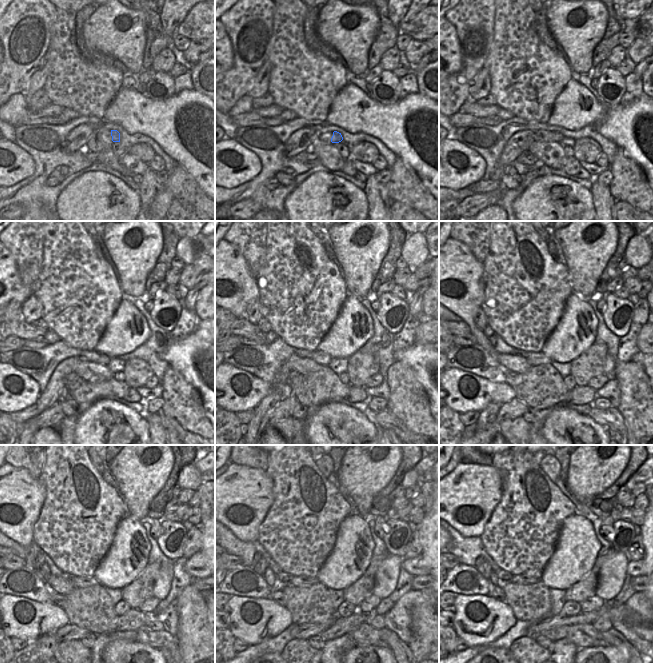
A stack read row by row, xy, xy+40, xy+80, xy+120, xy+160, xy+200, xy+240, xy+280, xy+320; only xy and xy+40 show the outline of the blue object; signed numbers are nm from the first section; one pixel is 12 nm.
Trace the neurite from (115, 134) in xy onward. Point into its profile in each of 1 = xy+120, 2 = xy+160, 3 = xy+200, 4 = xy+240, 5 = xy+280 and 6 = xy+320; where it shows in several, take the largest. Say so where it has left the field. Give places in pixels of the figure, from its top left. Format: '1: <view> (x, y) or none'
1: xy+120 (103, 359)
2: xy+160 (319, 357)
3: xy+200 (534, 358)
4: xy+240 (79, 581)
5: xy+280 (300, 581)
6: xy+320 (517, 579)

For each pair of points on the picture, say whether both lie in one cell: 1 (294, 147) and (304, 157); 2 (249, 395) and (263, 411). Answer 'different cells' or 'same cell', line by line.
1: different cells
2: different cells

